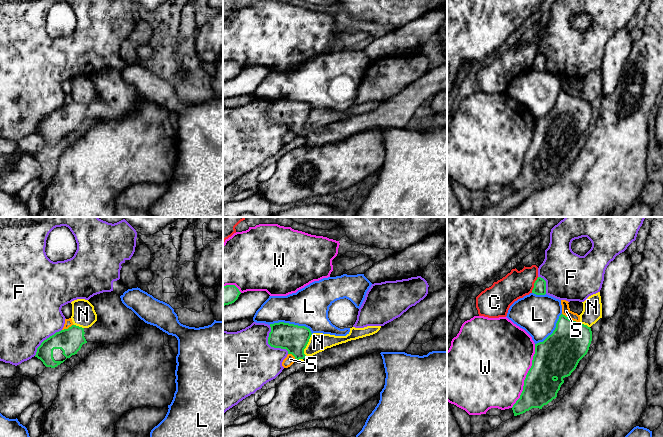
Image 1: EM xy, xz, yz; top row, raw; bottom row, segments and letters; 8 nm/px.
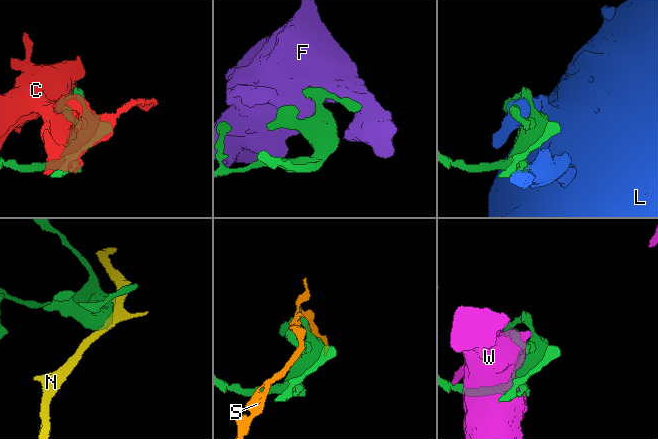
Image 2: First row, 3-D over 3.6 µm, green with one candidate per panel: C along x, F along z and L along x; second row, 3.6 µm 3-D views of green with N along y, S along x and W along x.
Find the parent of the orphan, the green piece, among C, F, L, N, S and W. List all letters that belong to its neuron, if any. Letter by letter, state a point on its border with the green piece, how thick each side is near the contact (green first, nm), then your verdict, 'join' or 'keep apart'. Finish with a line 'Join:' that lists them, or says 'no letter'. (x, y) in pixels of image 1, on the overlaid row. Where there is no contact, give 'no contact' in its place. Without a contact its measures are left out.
C: yz (534, 285) | 100/220 nm | keep apart
F: xz (270, 345) | 220/480 nm | keep apart
L: xz (291, 324) | 220/320 nm | keep apart
N: xz (306, 345) | 220/160 nm | keep apart
S: yz (570, 319) | 320/70 nm | keep apart
W: yz (526, 376) | 300/500 nm | keep apart
Join: no letter

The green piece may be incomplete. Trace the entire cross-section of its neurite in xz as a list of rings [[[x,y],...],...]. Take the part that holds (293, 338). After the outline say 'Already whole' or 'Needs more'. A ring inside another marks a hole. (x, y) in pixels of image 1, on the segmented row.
[[[447,287],[428,293],[400,317],[381,326],[377,333],[327,348],[313,356],[304,354],[312,335],[310,329],[305,326],[284,322],[270,324],[268,344],[274,348],[286,349],[296,360],[303,359],[306,362],[305,369],[313,372],[340,366],[374,352],[405,352],[426,323],[445,313]]]. Needs more

